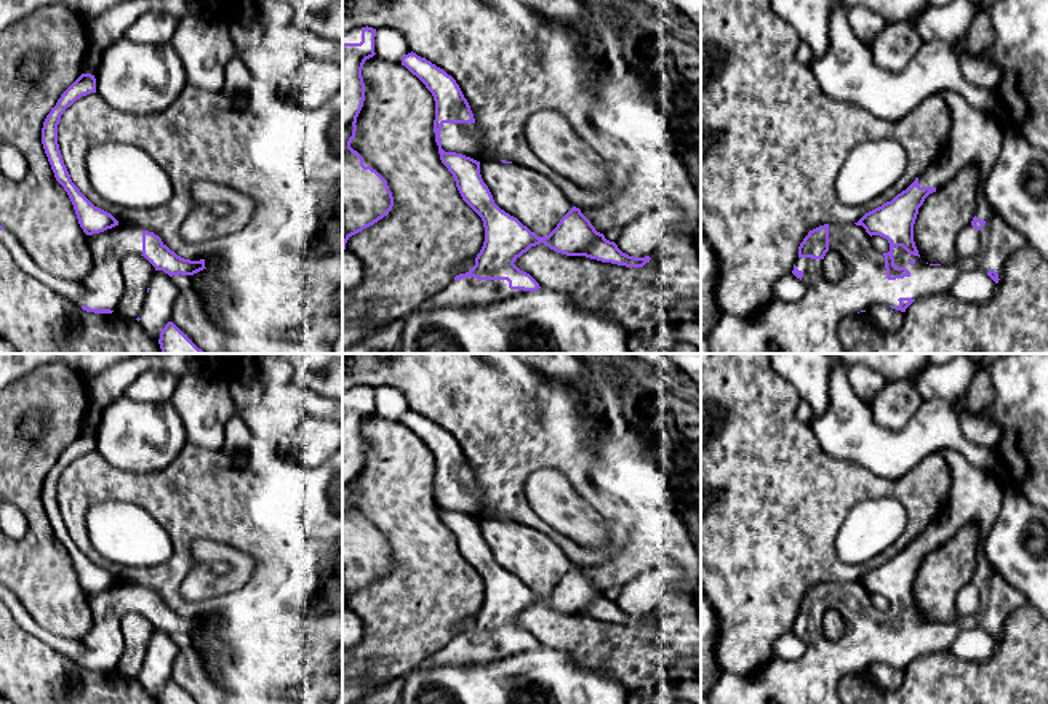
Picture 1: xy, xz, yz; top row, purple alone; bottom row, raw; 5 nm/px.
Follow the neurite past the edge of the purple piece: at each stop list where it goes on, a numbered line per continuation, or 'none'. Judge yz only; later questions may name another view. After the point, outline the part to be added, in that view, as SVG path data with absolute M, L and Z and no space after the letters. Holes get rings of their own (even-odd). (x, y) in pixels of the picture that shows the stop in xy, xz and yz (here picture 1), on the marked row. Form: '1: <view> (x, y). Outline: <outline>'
1: yz (810, 325). Outline: M944 91L938 94L950 109L952 126L947 142L931 165L918 176L920 187L942 187L962 168L976 165L979 168L979 187L976 194L978 219L986 224L979 230L979 251L970 258L957 256L944 266L930 266L918 256L909 254L902 246L893 248L896 267L906 267L910 275L888 280L885 256L862 226L829 224L829 250L837 251L848 264L846 274L830 282L822 274L822 259L797 258L795 266L803 272L802 282L806 291L800 301L784 302L773 298L762 310L750 315L725 314L707 334L712 354L846 354L838 339L837 328L842 318L867 310L870 306L899 306L899 298L923 298L926 294L950 293L954 283L963 272L982 269L995 270L998 278L1008 258L1026 245L1026 240L1005 222L989 205L982 186L995 165L1003 146L1003 126L989 114L970 106L958 93Z

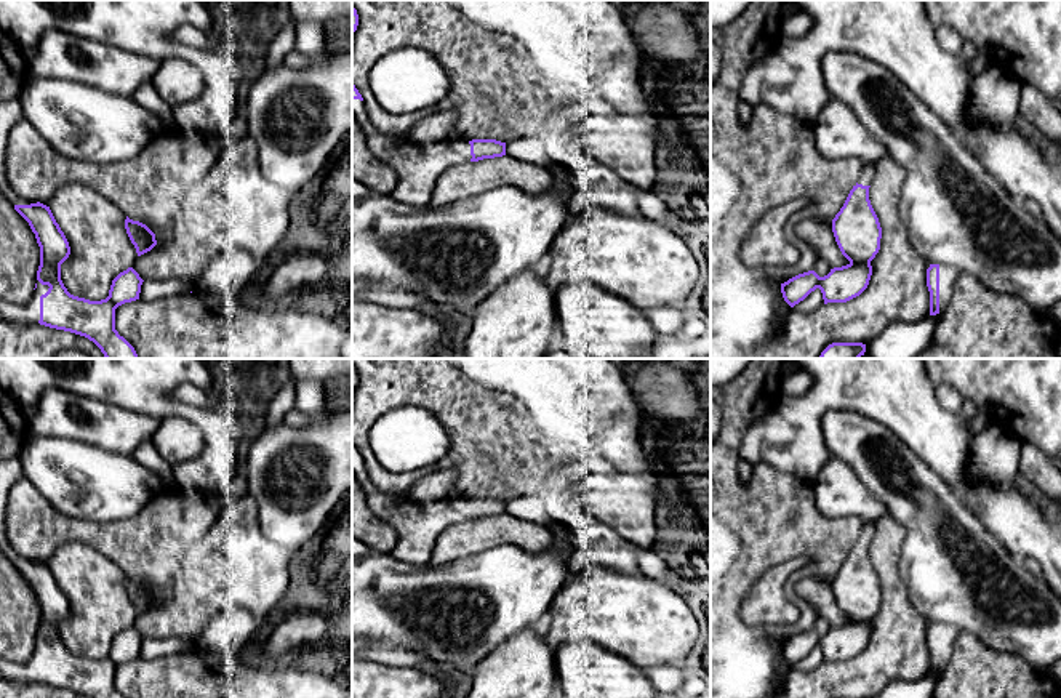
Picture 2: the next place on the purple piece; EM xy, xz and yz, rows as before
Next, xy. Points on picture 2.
1: xy (26, 312). Outline: M35 282L37 288L32 293L32 298L26 303L8 303L0 299L0 319L14 322L14 323L38 323L40 320L40 296L48 291L48 285Z

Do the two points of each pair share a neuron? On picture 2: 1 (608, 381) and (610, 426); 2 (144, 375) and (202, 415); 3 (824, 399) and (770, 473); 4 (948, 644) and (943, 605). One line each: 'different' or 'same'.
1: same
2: same
3: different
4: different

